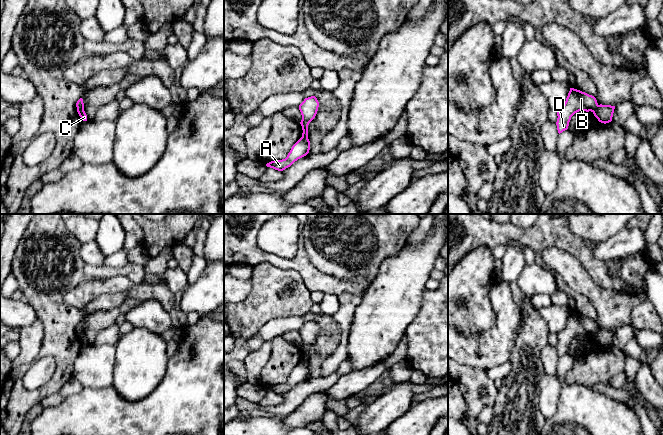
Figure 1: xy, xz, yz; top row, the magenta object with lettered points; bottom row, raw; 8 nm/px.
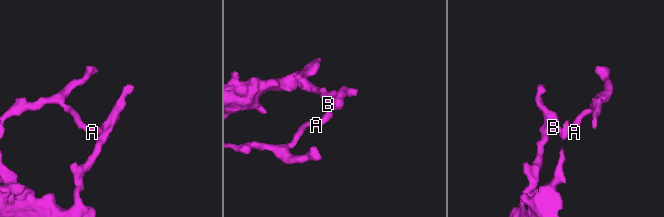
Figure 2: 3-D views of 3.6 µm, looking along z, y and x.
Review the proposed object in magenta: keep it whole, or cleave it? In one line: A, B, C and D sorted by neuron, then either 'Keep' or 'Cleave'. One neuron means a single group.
Groups: A C / B D. Cleave

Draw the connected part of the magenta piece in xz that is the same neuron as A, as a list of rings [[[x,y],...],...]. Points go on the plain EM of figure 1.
[[[301,361],[291,372],[287,381],[278,385],[271,385],[266,388],[267,391],[278,395],[283,395],[290,391],[295,385],[306,380],[310,374],[310,365],[308,361]]]

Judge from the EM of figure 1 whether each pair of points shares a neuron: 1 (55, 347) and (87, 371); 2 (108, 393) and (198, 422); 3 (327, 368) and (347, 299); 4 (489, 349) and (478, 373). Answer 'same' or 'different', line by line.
1: different
2: same
3: same
4: different

